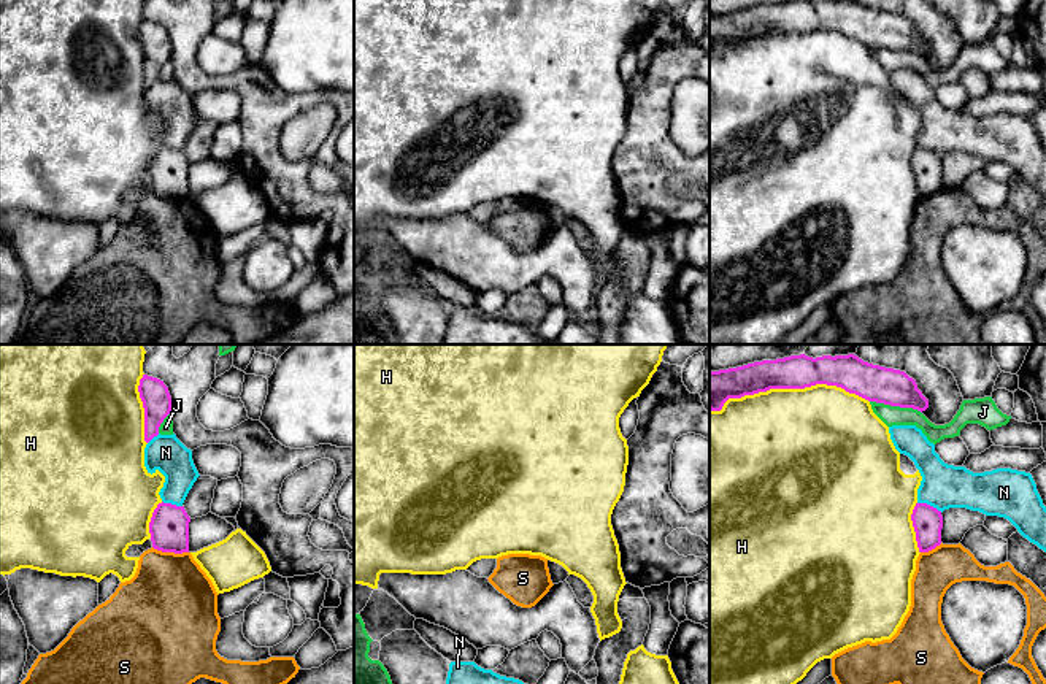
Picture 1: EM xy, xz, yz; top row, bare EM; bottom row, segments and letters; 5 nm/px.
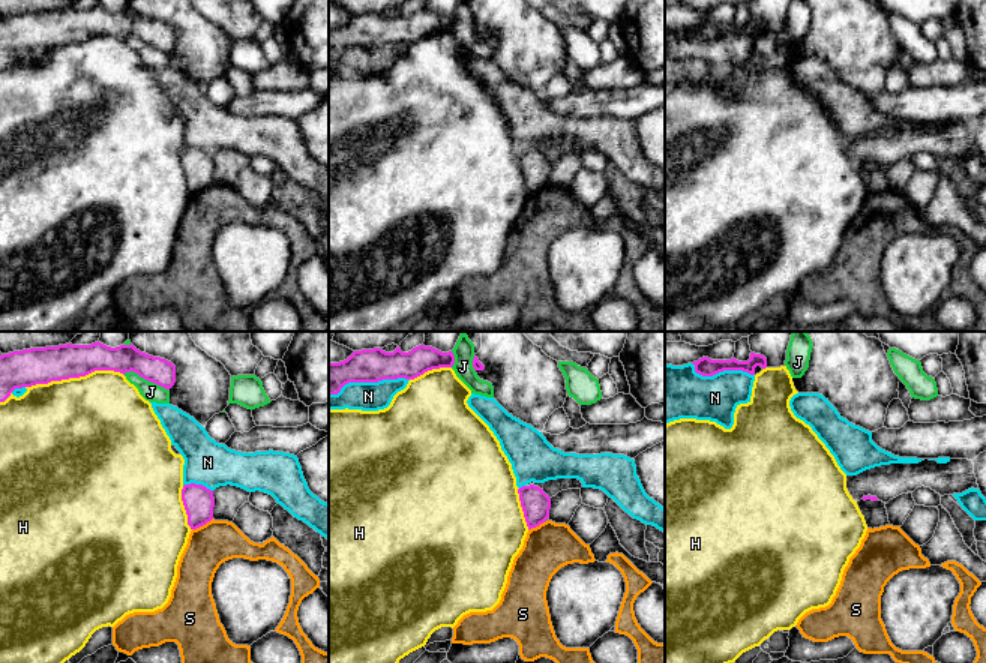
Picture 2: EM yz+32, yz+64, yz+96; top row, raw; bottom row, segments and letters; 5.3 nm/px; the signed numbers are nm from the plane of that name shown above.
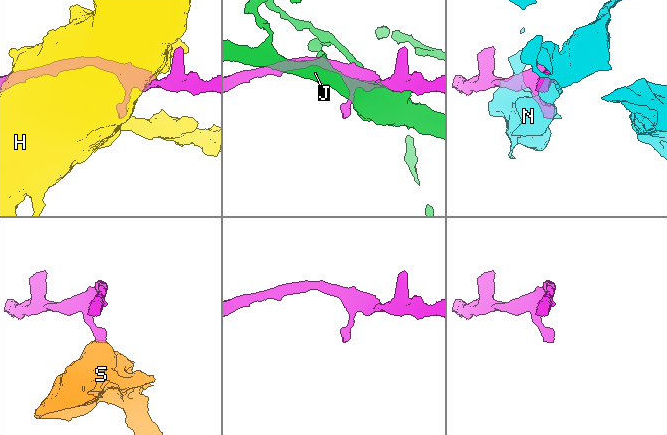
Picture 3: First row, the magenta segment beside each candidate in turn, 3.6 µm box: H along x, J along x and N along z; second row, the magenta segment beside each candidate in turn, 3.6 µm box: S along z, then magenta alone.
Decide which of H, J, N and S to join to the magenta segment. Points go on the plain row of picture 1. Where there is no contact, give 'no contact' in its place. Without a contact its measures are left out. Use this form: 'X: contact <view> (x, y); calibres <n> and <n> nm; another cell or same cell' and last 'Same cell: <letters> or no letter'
H: contact yz (788, 32); calibres 180 and 500 nm; another cell
J: contact yz (896, 49); calibres 190 and 100 nm; another cell
N: contact yz (929, 149); calibres 160 and 220 nm; another cell
S: contact xy (170, 195); calibres 200 and 440 nm; another cell
Same cell: no letter

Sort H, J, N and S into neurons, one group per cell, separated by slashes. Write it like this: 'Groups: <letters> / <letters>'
Groups: H / J / N / S

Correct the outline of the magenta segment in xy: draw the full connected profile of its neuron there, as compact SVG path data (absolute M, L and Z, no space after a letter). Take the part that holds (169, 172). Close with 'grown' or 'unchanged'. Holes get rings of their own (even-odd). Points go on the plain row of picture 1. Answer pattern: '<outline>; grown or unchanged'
M159 148L149 167L152 192L162 197L189 197L189 167L184 151Z; unchanged

